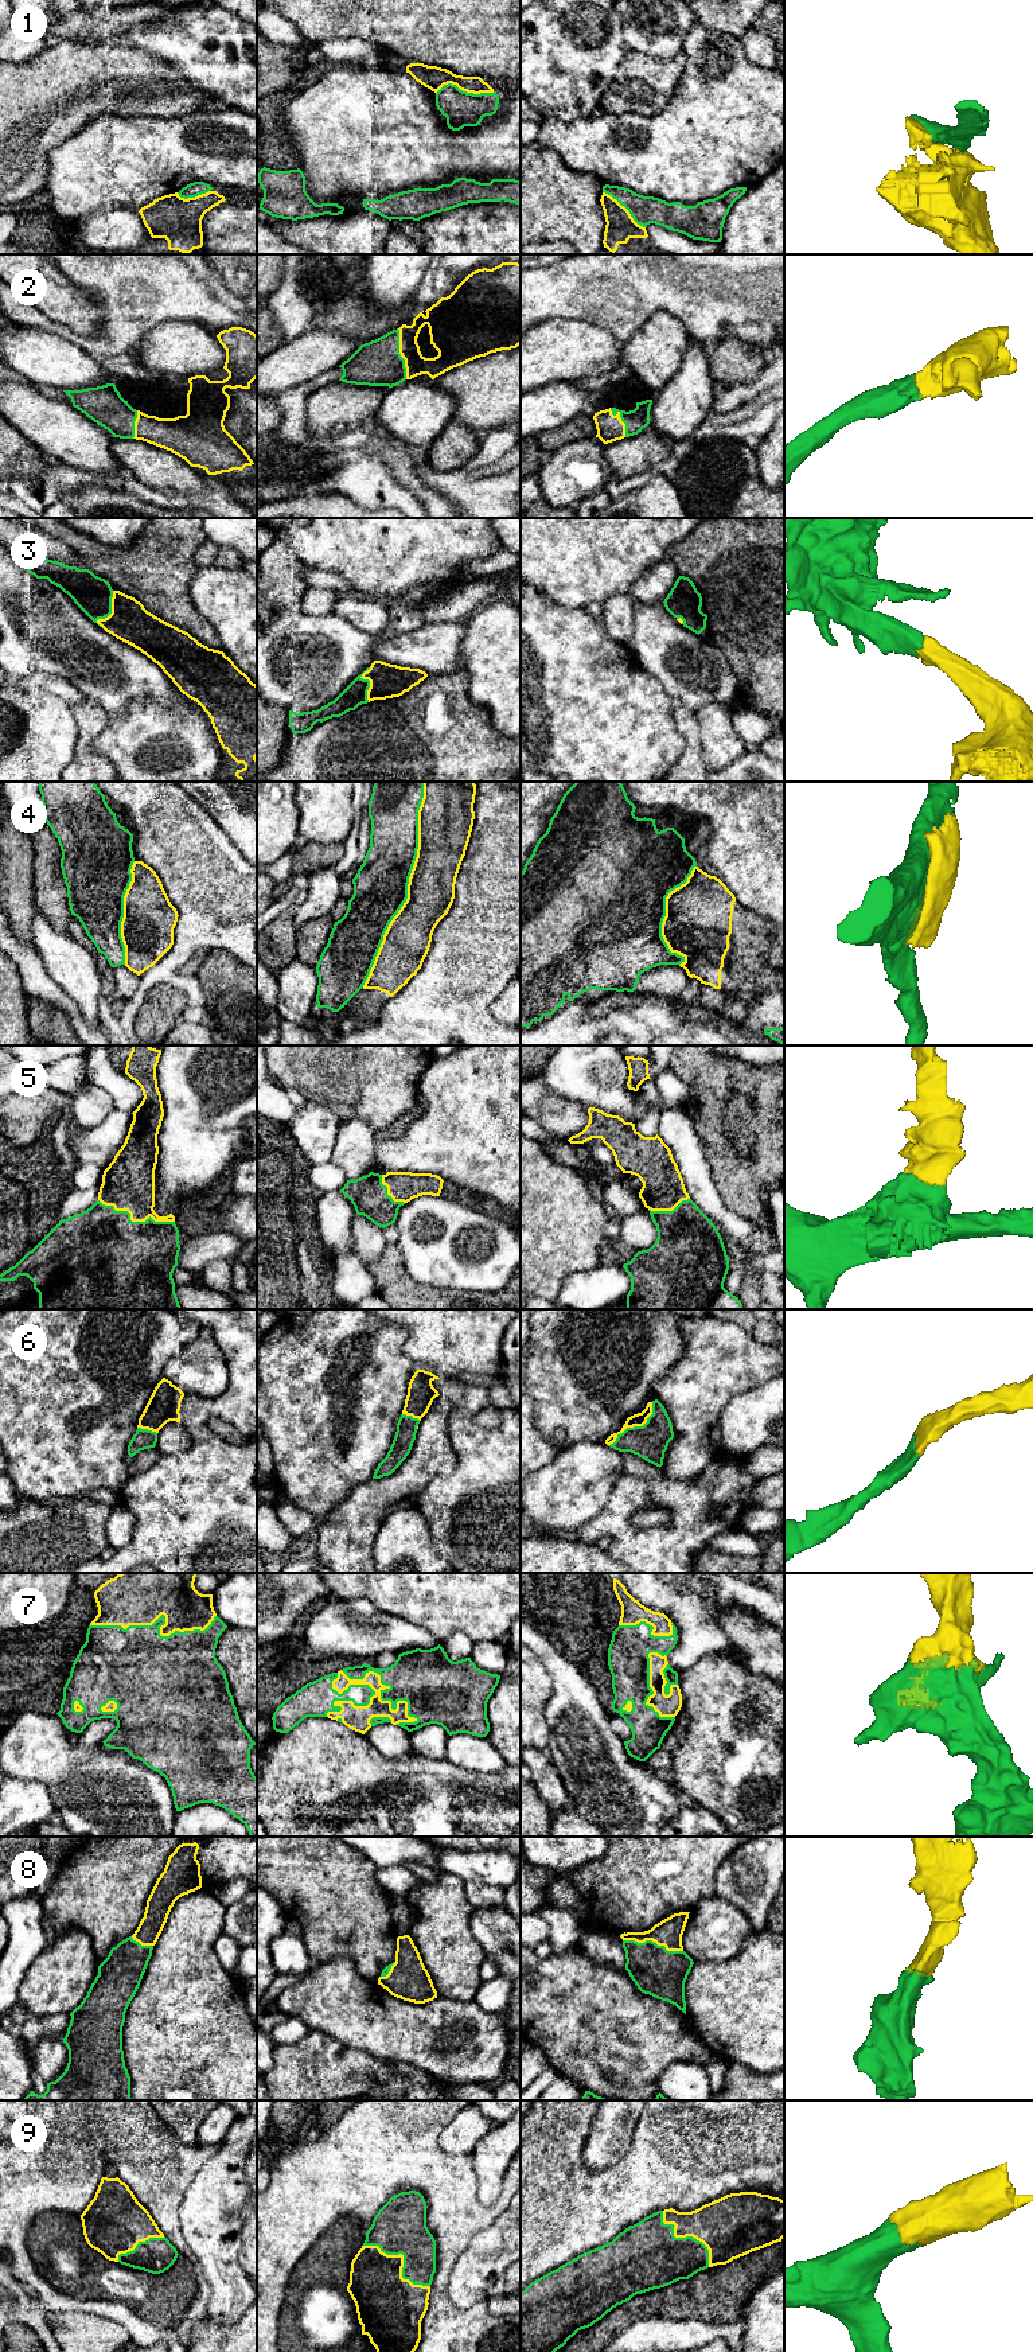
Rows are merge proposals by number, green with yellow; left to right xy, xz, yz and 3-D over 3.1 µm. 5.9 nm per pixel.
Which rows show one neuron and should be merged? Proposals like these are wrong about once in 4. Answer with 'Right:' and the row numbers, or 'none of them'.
Right: 2, 3, 5, 6, 7, 8, 9

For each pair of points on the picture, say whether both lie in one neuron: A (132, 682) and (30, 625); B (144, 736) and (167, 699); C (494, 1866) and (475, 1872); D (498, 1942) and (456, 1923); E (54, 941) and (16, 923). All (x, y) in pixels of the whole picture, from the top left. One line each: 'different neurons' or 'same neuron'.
A: same neuron
B: different neurons
C: same neuron
D: different neurons
E: different neurons

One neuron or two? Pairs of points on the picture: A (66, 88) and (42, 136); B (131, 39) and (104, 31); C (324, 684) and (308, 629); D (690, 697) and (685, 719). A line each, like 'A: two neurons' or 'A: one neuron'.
A: one neuron
B: two neurons
C: one neuron
D: two neurons

